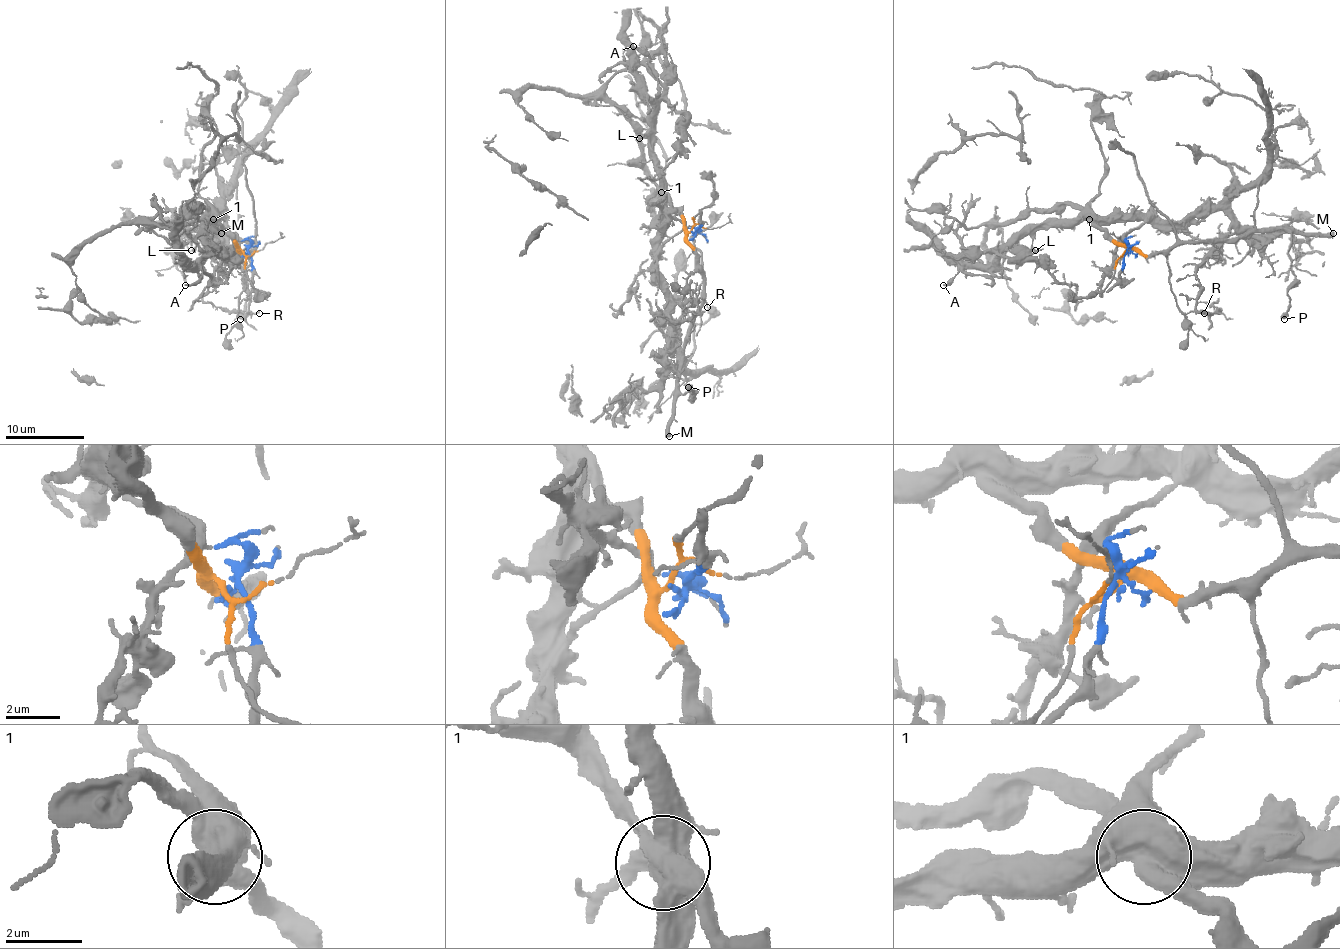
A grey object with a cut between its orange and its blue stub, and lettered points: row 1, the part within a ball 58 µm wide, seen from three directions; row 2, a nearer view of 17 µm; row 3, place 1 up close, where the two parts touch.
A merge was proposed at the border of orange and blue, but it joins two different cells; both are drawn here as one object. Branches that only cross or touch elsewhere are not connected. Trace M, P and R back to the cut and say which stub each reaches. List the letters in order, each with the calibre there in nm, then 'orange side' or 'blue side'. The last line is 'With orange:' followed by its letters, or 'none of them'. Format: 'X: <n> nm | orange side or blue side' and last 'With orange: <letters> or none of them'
M: 480 nm | orange side
P: 460 nm | orange side
R: 100 nm | blue side
With orange: M, P

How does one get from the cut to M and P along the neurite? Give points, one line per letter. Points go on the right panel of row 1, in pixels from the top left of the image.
M: (1128, 252), (1140, 250), (1166, 254), (1176, 246), (1229, 240), (1274, 228), (1334, 232)
P: (1128, 252), (1166, 254), (1176, 246), (1284, 228), (1290, 234), (1294, 285), (1284, 319)

